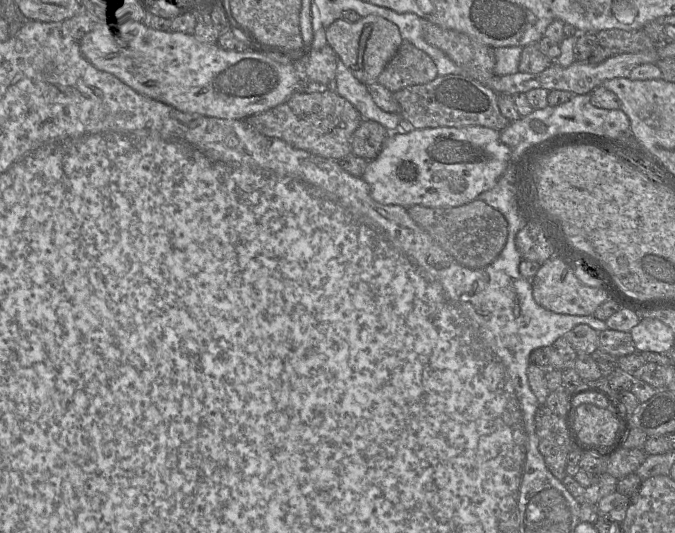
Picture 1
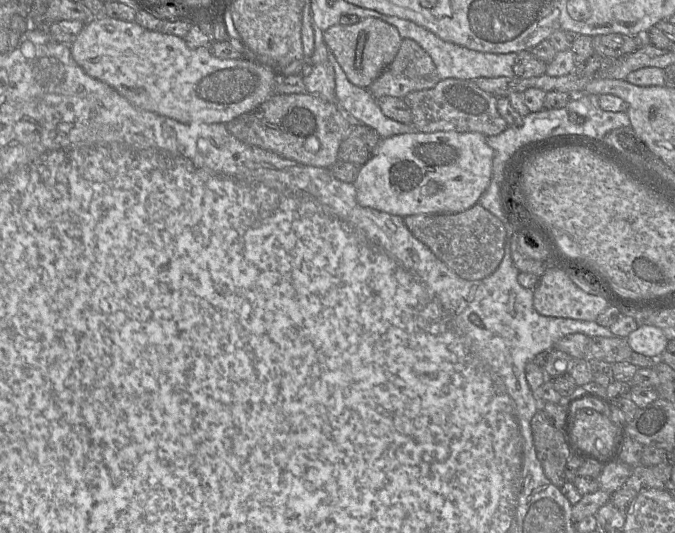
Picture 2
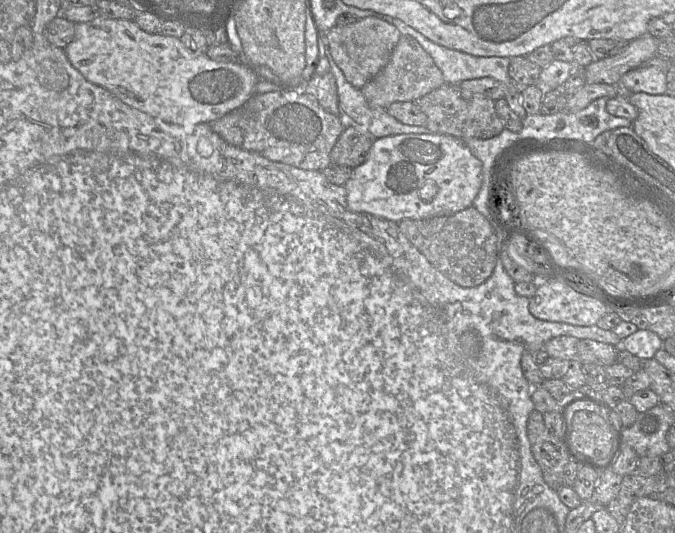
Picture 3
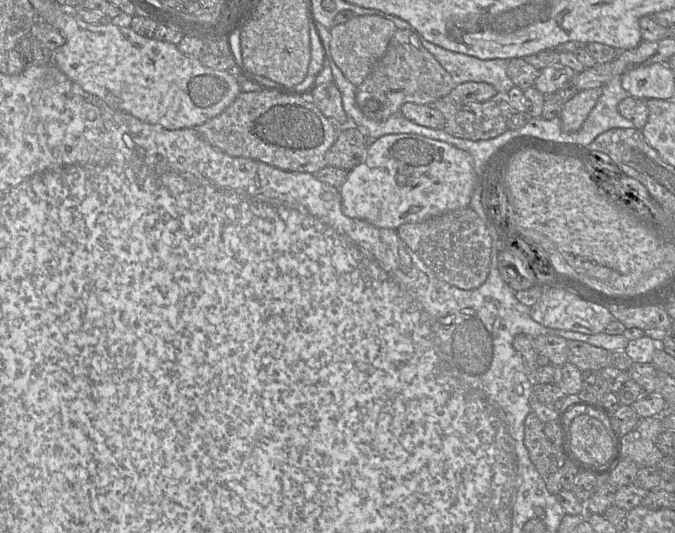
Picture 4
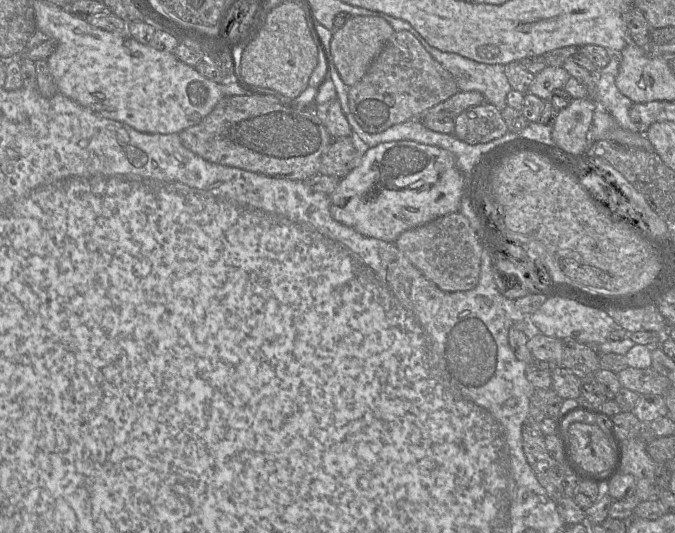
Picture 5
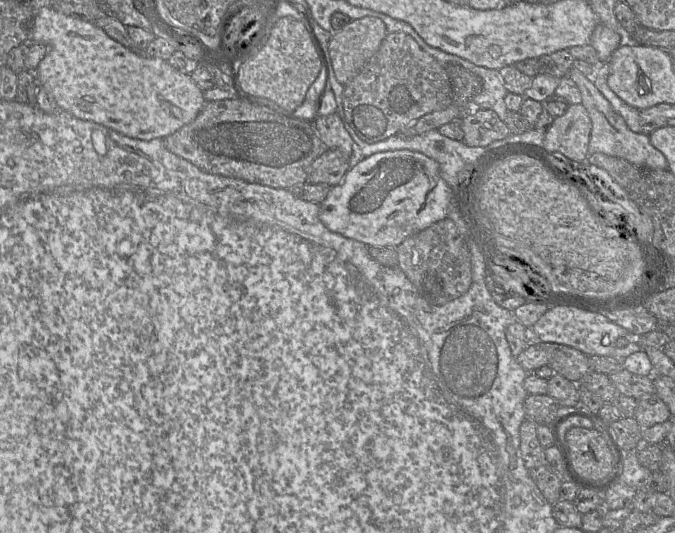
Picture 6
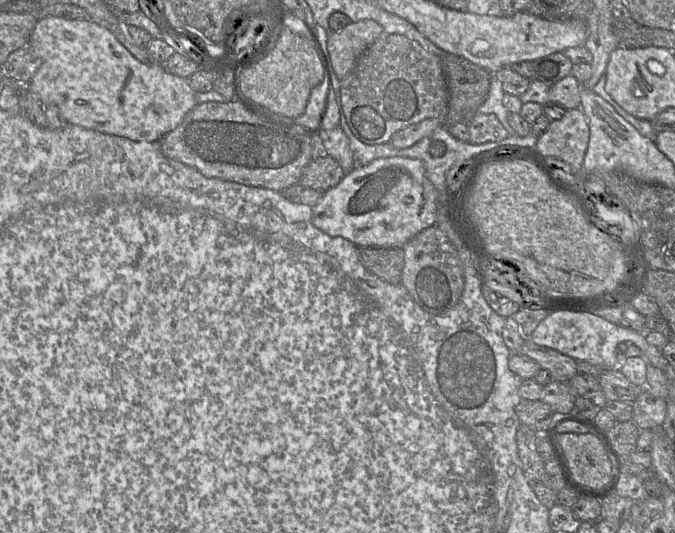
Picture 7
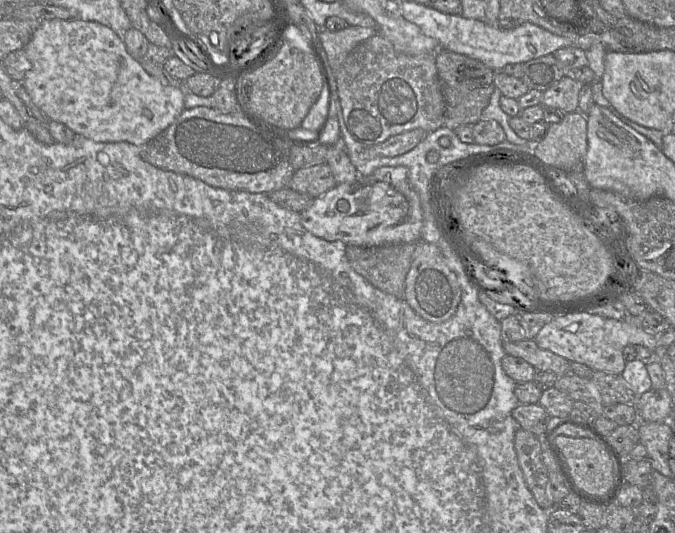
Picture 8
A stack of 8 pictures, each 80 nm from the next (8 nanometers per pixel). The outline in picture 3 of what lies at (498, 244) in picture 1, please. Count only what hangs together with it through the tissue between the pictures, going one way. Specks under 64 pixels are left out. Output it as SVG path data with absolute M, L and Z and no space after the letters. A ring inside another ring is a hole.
M475 207L429 219L404 219L398 225L428 261L456 284L479 286L492 275L498 259L498 238L492 223Z

